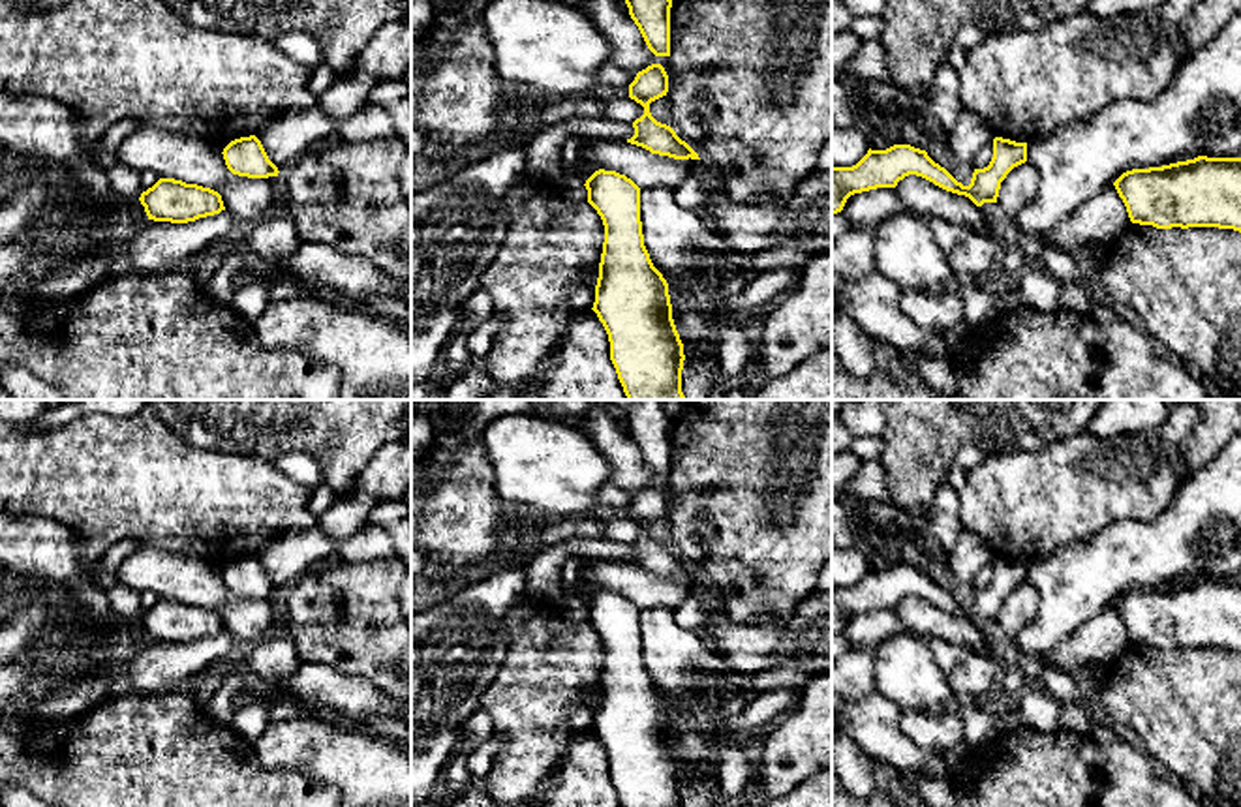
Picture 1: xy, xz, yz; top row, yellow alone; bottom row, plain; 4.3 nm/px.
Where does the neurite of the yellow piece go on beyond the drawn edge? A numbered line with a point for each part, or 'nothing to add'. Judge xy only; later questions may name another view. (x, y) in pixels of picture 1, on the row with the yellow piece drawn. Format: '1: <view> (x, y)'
nothing to add

